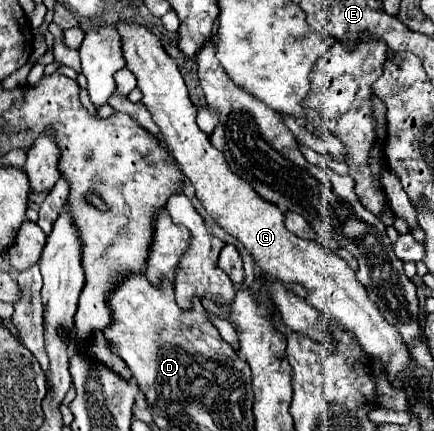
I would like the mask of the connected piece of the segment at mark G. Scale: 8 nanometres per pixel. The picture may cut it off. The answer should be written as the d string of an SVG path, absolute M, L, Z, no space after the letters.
M130 20L116 22L116 28L124 44L126 68L136 76L138 88L144 94L142 104L146 104L146 108L152 112L152 118L162 132L162 140L168 144L184 176L196 188L196 198L206 212L254 256L264 274L284 282L304 284L310 292L306 298L308 304L320 312L332 312L344 328L352 330L362 350L370 358L378 358L386 364L388 380L394 382L396 372L408 370L410 352L404 346L404 340L398 336L398 330L384 320L382 312L378 312L378 306L368 298L366 288L356 280L354 270L346 268L342 258L334 256L318 242L296 238L284 226L284 212L276 204L258 196L246 180L230 170L224 152L216 150L210 142L210 136L198 128L196 106L190 102L180 70L166 54L162 42L148 28Z

